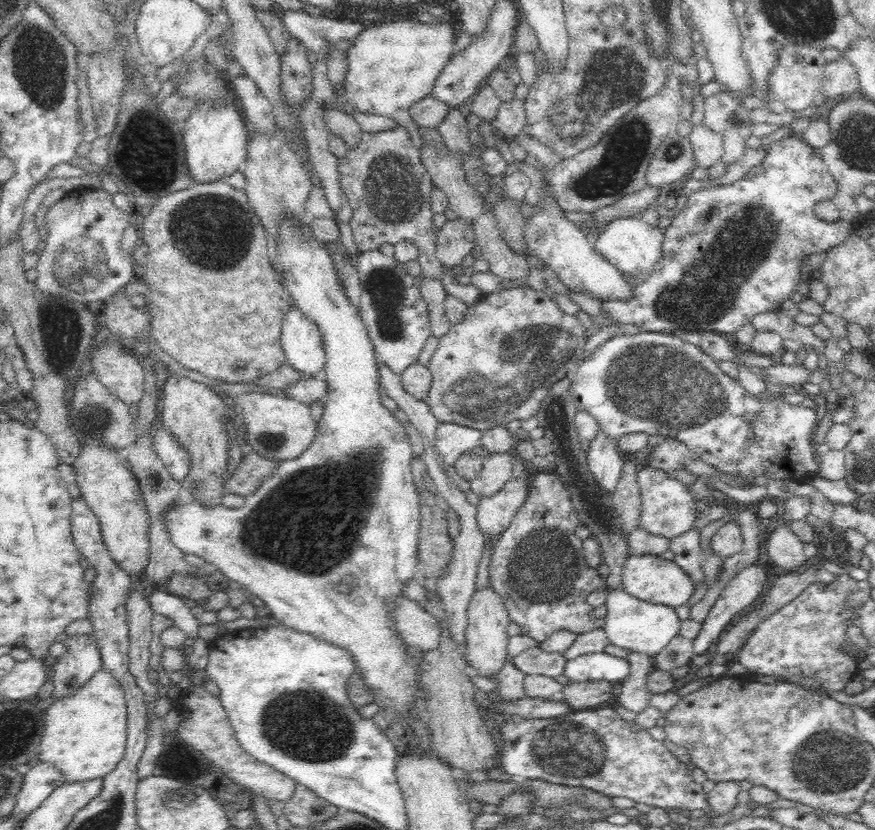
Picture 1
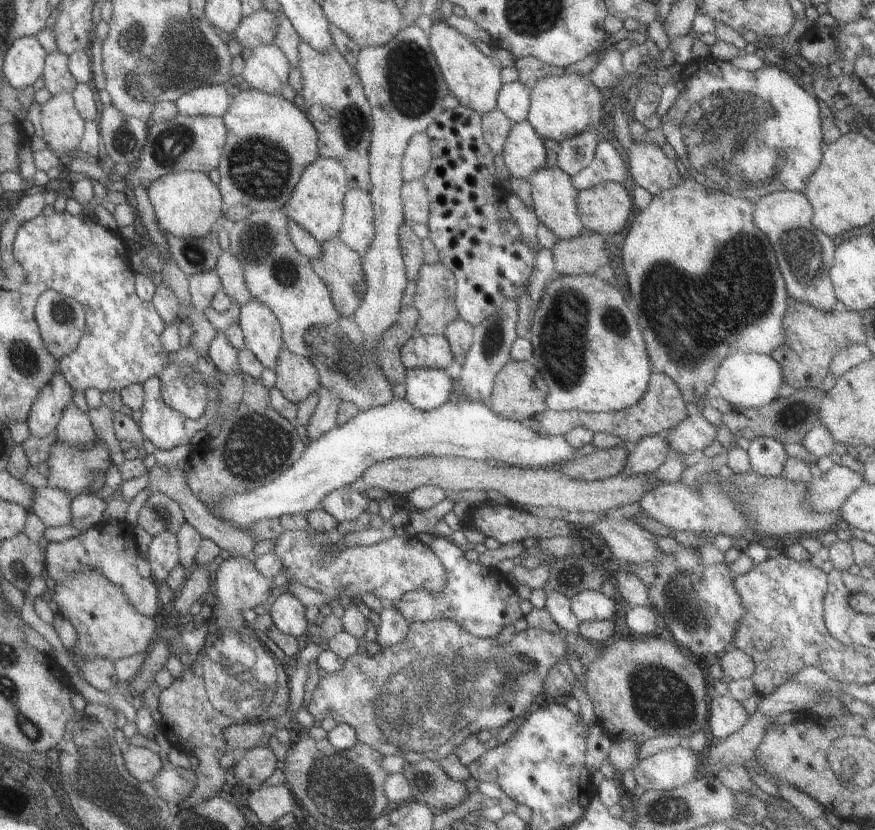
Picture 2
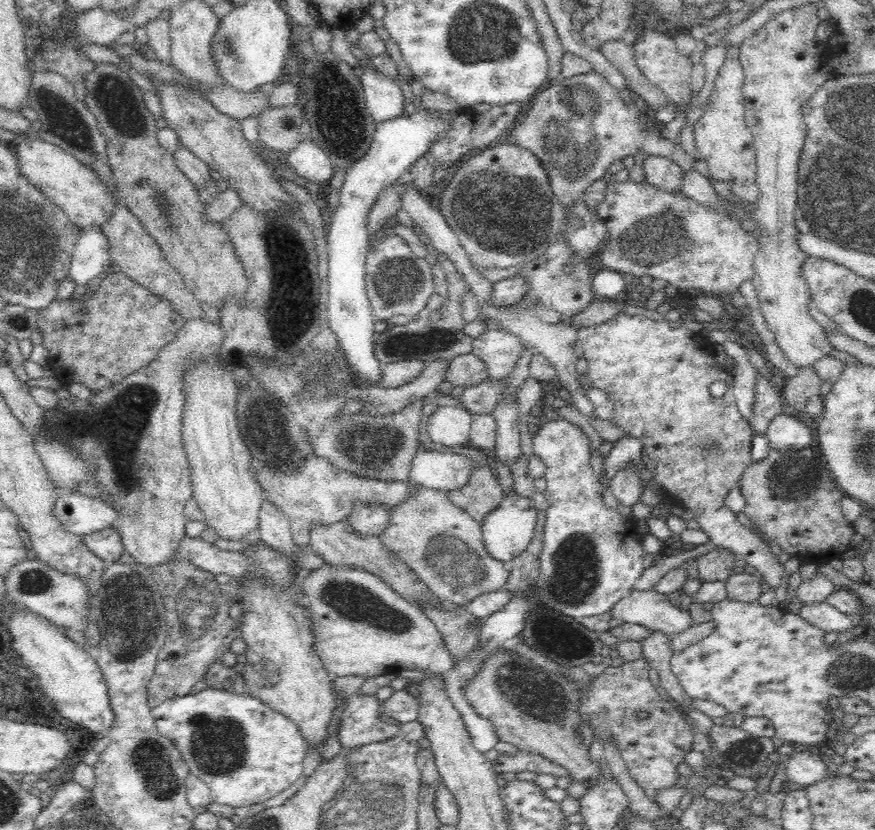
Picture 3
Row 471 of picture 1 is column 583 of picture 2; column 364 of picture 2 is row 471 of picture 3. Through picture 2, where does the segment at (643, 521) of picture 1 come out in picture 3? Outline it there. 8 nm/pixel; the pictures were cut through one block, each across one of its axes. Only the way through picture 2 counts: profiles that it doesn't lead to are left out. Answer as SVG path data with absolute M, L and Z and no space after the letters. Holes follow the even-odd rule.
M618 314L613 319L604 321L602 324L596 326L590 326L577 332L577 341L582 341L583 345L583 358L587 360L588 370L586 370L587 382L590 382L592 388L602 390L607 394L610 402L613 404L612 416L609 418L610 424L617 426L622 433L621 438L628 438L631 436L642 443L644 454L654 462L656 466L656 475L653 482L658 483L661 488L664 499L668 503L675 503L678 506L690 510L694 514L692 524L697 526L702 532L706 532L709 538L709 542L716 548L723 548L729 550L733 554L740 554L746 558L746 564L757 568L758 572L763 576L763 580L766 582L766 588L776 589L782 583L788 583L786 578L786 571L784 571L783 565L778 562L778 557L772 553L771 549L764 544L764 541L760 539L758 534L753 530L741 525L736 515L727 507L725 503L726 496L741 482L742 475L746 468L753 463L751 459L751 448L752 448L752 434L753 430L749 420L744 418L740 411L737 409L735 403L735 396L733 395L733 375L728 374L726 371L719 369L716 365L715 359L715 347L708 338L702 336L700 333L693 334L684 328L680 322L663 320L652 320L645 317L644 315L624 315ZM716 380L722 380L726 382L727 391L720 397L714 397L710 395L709 388Z

